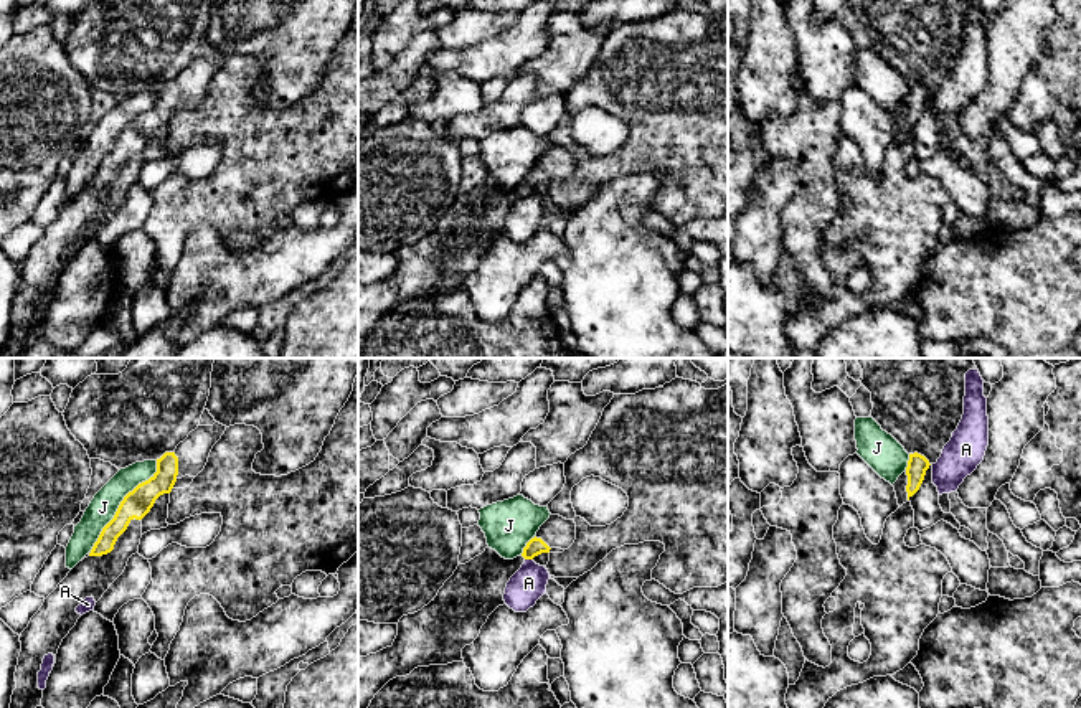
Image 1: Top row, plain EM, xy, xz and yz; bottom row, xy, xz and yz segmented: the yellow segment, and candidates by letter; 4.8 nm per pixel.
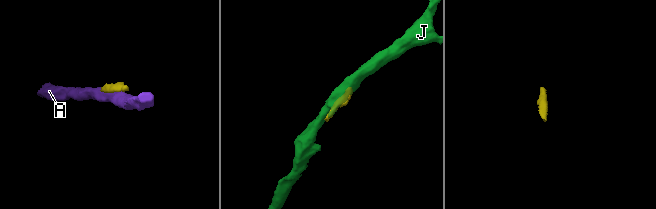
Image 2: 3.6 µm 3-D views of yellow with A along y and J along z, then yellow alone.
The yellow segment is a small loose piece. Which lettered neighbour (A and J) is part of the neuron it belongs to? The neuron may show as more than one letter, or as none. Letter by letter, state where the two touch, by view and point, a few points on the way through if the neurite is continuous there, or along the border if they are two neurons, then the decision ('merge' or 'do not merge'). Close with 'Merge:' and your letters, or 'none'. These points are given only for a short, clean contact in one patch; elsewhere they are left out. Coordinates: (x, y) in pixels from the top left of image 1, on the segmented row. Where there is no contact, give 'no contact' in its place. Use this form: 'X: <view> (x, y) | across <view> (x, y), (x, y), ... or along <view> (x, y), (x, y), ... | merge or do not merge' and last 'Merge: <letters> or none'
A: xz (528, 558) | do not merge
J: xy (121, 504) | do not merge
Merge: none

